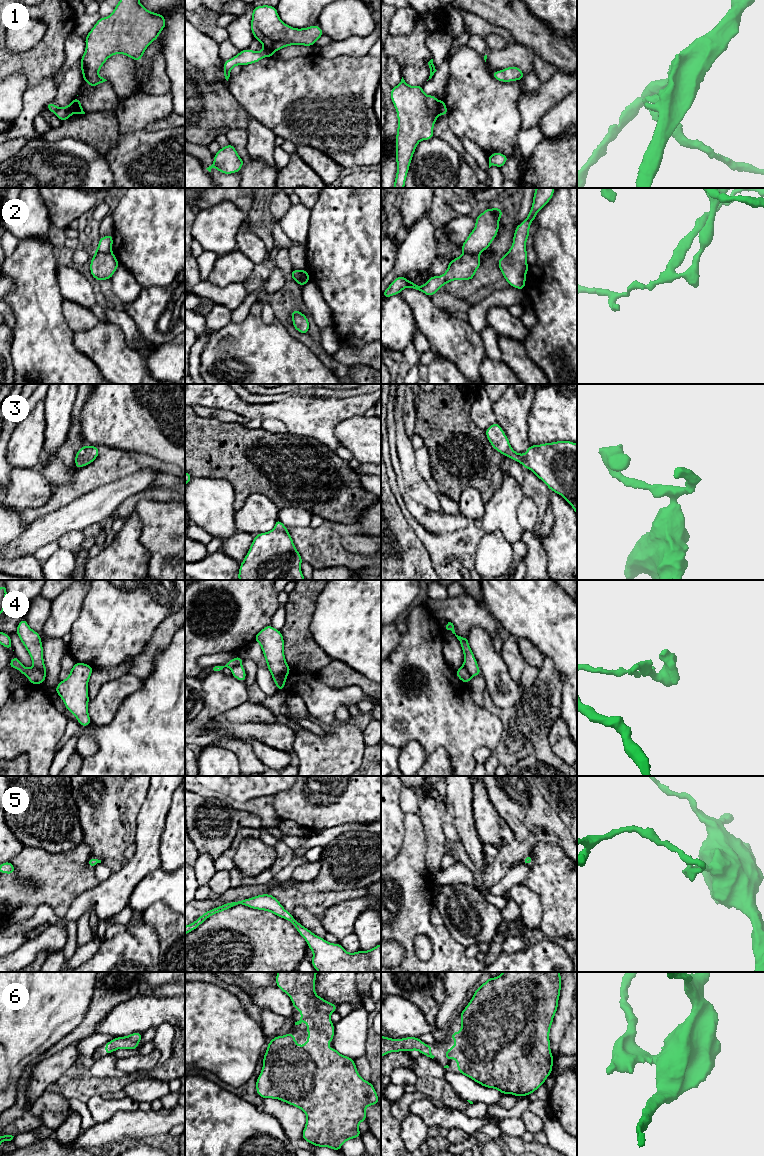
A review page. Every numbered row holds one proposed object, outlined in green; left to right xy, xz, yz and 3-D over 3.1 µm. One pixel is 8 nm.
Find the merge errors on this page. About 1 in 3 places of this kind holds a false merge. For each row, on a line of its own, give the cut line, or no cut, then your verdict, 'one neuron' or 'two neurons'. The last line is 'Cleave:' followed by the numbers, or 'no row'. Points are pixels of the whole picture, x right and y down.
1: cut in yz along (440, 101), (438, 114); two neurons
2: cut in xy along (96, 250), (111, 252); two neurons
3: no cut; one neuron
4: cut in xy along (33, 666), (45, 675); two neurons
5: no cut; one neuron
6: no cut; one neuron
Cleave: 1, 2, 4

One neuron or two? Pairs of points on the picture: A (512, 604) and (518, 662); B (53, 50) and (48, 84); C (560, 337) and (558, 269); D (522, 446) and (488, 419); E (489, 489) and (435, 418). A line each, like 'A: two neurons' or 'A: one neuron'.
A: two neurons
B: two neurons
C: one neuron
D: two neurons
E: one neuron

